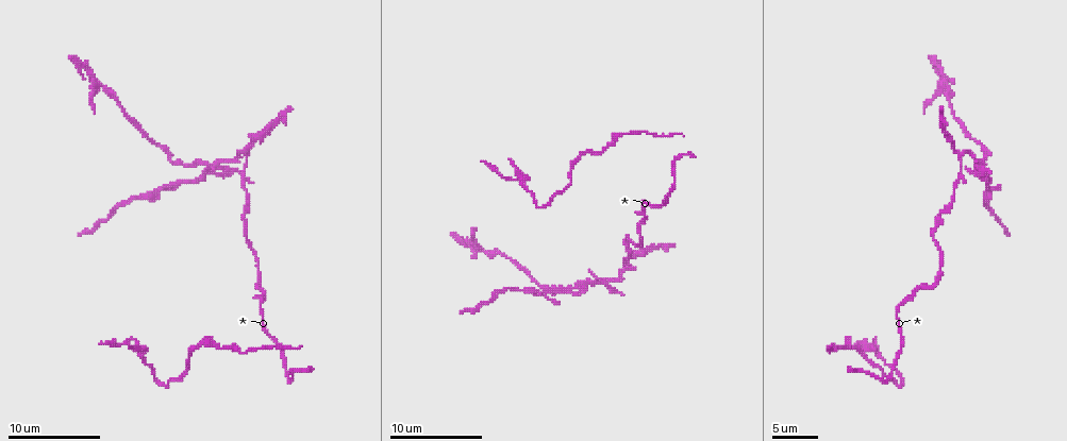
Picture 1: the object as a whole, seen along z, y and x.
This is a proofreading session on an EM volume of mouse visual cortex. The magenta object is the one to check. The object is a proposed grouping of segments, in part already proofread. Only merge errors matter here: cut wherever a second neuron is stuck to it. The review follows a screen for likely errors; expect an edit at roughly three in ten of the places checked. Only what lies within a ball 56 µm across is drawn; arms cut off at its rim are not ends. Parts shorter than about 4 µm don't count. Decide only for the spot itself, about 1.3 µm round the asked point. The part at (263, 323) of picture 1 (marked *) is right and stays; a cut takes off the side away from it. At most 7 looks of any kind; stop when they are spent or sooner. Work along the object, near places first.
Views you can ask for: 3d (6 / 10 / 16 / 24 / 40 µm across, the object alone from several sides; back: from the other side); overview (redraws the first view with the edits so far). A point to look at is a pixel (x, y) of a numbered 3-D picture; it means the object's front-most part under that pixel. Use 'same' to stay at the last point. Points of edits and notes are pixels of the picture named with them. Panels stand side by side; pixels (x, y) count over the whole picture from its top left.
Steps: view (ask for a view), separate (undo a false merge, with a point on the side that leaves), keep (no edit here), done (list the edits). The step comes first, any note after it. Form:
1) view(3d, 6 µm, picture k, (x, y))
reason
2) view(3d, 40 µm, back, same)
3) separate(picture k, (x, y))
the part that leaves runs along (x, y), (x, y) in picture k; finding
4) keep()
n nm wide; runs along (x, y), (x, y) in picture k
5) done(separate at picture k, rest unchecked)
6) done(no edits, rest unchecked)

view(3d, 6 µm, picture 1, (190, 351))

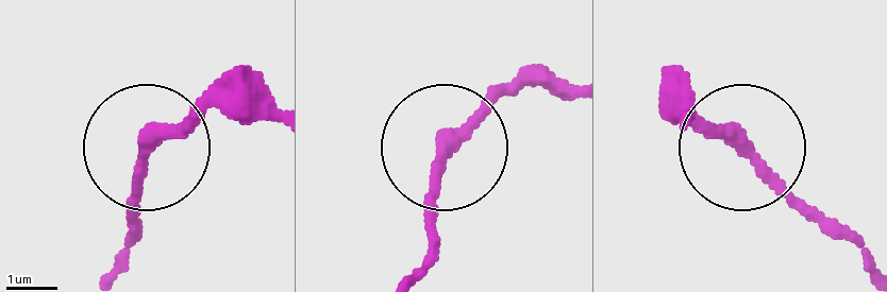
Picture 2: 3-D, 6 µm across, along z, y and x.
keep()
continuous, no second neuron

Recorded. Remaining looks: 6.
view(3d, 10 µm, picture 1, (162, 386))
thick turns thin

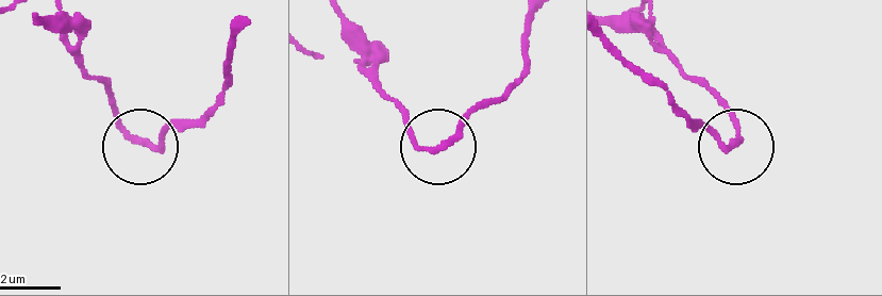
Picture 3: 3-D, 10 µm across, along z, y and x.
keep()
runs along (610, 45), (692, 118), (737, 142), (737, 121), (704, 85) in picture 3; continuous, no second neuron

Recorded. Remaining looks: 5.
view(3d, 10 µm, picture 1, (519, 178))

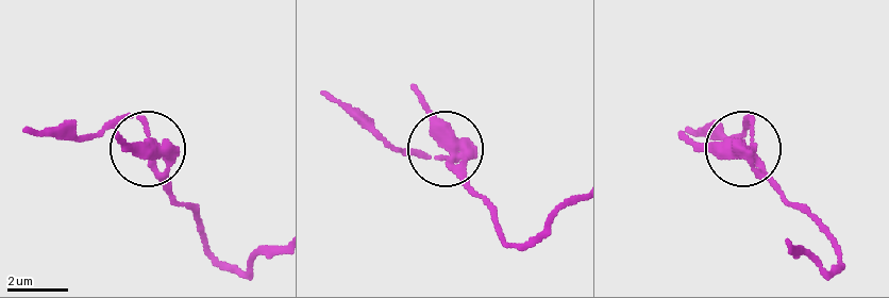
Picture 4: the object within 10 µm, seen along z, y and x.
view(3d, 6 µm, picture 4, (738, 145))

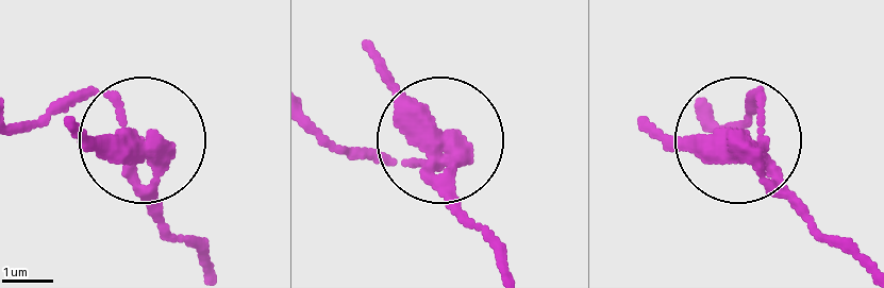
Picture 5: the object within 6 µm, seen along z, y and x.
separate(picture 5, (92, 92))
4 arms; two neurons meet here

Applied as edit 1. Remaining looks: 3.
view(3d, 10 µm, picture 1, (934, 231))
sudden change in width

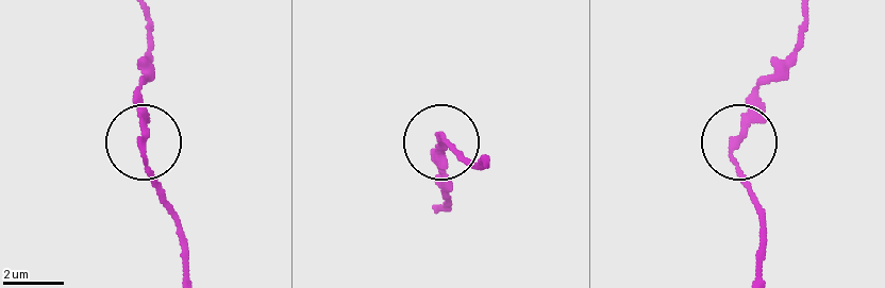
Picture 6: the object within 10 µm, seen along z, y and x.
view(3d, 6 µm, picture 6, (142, 141))
closer look

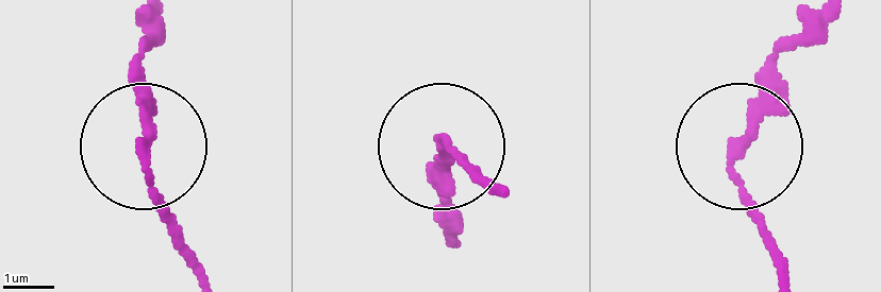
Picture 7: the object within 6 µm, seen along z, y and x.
keep()
one neuron here

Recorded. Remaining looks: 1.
done(separate at picture 5, rest unchecked)

